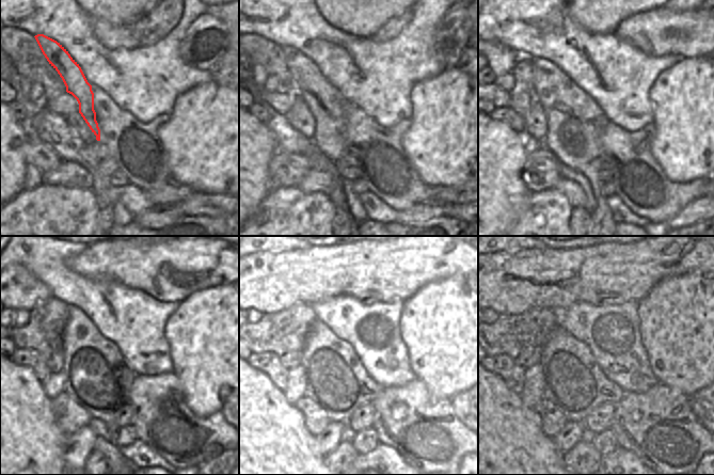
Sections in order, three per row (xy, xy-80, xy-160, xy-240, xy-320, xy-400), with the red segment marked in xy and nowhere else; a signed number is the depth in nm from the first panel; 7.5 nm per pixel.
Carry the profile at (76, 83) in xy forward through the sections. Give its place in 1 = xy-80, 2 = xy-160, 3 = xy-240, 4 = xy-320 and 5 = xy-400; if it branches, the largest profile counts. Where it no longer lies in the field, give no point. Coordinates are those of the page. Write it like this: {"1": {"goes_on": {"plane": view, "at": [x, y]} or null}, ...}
{"1": {"goes_on": {"plane": "xy-80", "at": [328, 105]}}, "2": {"goes_on": {"plane": "xy-160", "at": [574, 122]}}, "3": {"goes_on": {"plane": "xy-240", "at": [96, 376]}}, "4": {"goes_on": {"plane": "xy-320", "at": [336, 380]}}, "5": {"goes_on": {"plane": "xy-400", "at": [573, 381]}}}

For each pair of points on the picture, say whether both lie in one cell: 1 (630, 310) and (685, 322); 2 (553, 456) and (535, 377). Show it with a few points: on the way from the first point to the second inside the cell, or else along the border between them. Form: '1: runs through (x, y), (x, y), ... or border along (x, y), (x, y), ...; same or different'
1: border along (637, 303), (637, 322), (641, 336); different
2: border along (520, 395), (521, 399), (535, 410); different

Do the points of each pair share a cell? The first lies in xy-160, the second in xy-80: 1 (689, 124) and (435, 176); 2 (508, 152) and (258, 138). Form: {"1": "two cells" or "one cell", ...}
{"1": "one cell", "2": "one cell"}

